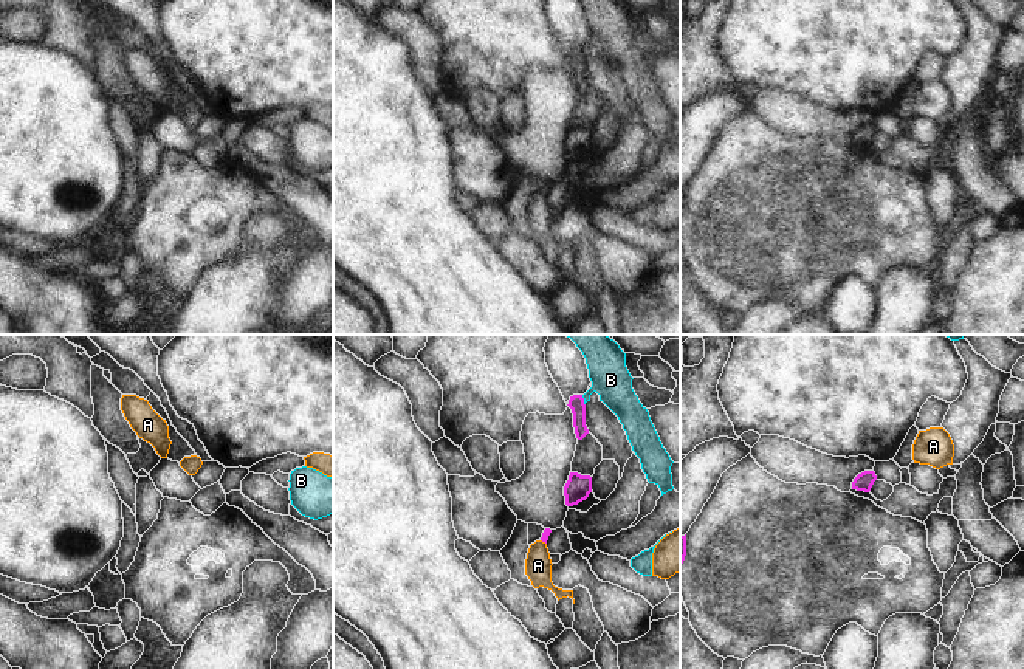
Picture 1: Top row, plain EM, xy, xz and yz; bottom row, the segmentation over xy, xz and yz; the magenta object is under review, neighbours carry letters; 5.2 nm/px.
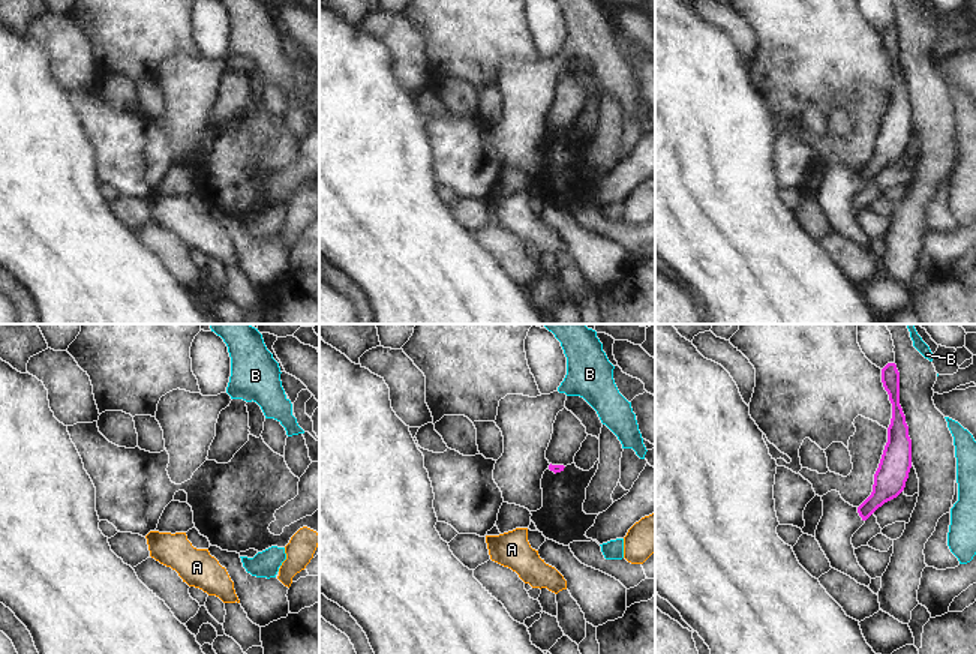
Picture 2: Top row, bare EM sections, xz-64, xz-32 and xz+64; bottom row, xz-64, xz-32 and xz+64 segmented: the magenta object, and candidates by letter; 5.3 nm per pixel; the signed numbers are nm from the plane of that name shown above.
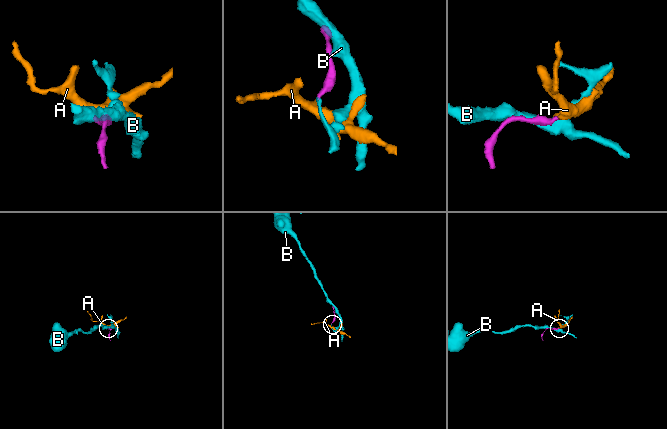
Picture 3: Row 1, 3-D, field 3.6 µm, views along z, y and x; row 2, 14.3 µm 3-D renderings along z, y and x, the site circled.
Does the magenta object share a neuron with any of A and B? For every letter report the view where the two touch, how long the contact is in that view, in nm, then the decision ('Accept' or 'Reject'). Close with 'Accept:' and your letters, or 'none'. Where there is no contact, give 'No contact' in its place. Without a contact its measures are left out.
A: Touches magenta in xz. Shared border 40 nm. Accept
B: Touches magenta in xz. Shared border 60 nm. Reject
Accept: A.

